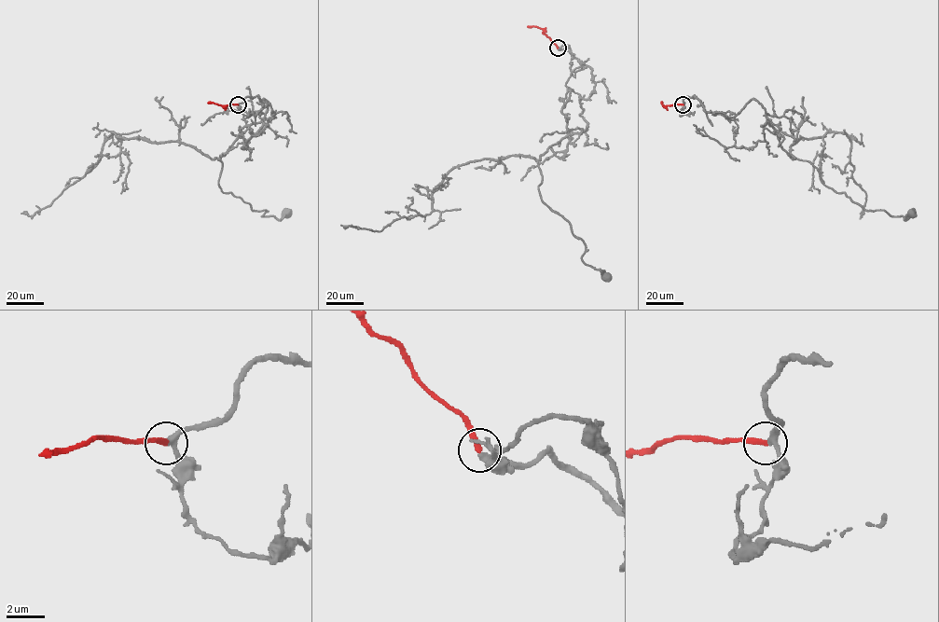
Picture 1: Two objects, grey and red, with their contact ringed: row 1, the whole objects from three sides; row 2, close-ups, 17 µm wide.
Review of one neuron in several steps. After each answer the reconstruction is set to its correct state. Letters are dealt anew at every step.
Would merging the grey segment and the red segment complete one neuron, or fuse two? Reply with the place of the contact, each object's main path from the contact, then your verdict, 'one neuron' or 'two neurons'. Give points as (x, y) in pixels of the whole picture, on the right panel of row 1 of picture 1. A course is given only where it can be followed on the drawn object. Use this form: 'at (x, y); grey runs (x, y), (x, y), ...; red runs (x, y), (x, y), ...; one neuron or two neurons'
at (683, 104); grey runs (683, 104), (694, 96), (734, 118), (754, 99), (780, 145), (825, 185), (864, 209), (912, 214); red runs (683, 104), (664, 106), (661, 103); one neuron

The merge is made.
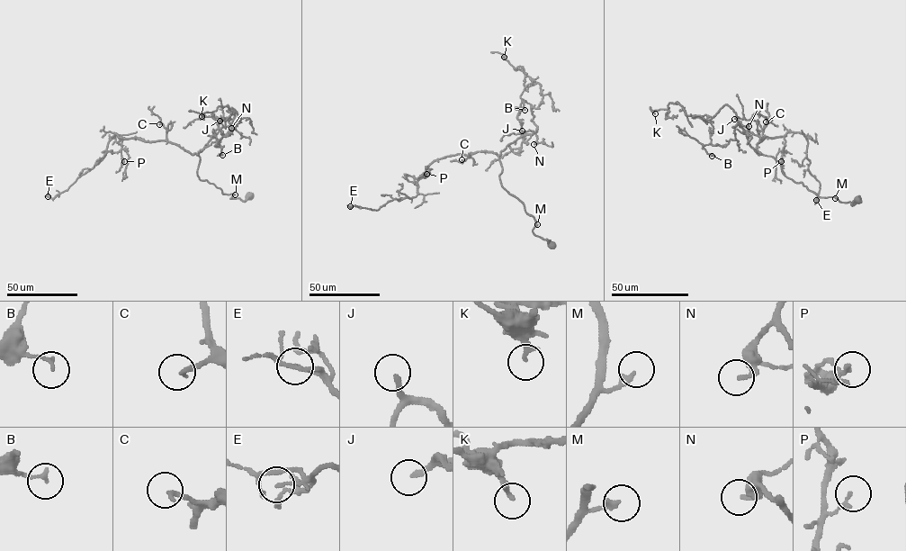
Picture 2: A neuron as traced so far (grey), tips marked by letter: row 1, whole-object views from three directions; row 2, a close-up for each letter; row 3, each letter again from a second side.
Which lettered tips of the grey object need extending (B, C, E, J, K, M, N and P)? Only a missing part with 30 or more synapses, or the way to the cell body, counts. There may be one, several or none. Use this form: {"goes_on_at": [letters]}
{"goes_on_at": ["J"]}

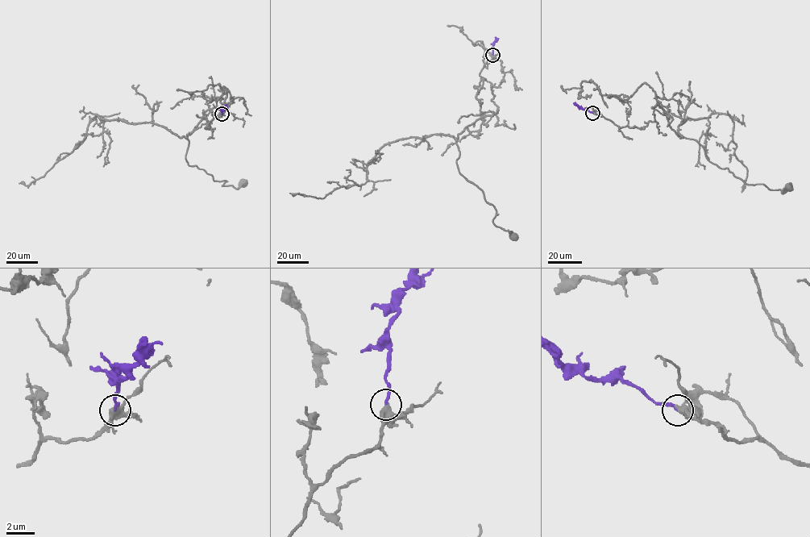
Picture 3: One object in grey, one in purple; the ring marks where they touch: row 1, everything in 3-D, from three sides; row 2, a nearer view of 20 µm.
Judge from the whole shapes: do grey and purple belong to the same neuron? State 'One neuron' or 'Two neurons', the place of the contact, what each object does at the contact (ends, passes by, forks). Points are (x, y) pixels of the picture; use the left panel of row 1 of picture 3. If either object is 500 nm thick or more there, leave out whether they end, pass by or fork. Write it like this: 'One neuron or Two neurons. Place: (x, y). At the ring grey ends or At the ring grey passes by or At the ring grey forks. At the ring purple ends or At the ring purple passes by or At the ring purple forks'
One neuron. Place: (222, 114)

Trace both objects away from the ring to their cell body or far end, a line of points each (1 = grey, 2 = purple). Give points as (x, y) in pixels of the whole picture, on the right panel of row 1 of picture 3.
1: (592, 113), (641, 128), (658, 103), (677, 134), (720, 168), (745, 183), (789, 188)
2: (592, 113), (574, 103)

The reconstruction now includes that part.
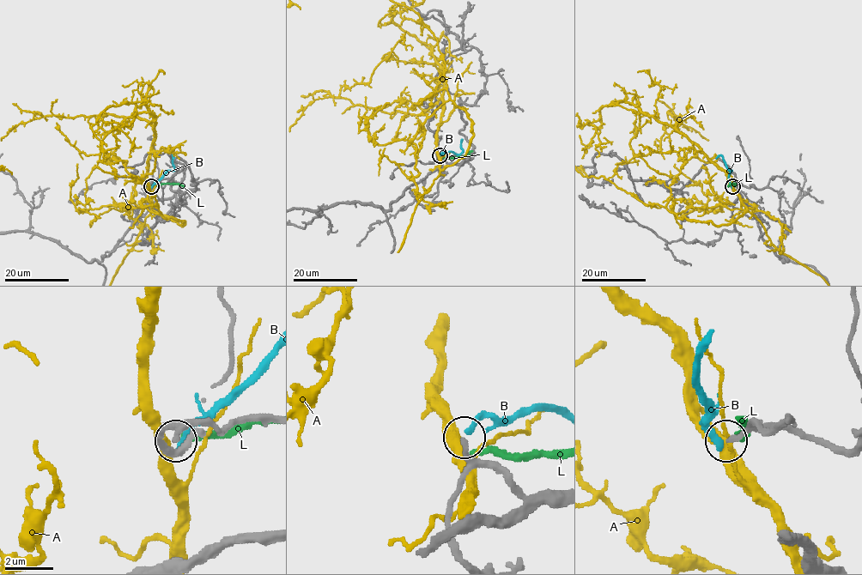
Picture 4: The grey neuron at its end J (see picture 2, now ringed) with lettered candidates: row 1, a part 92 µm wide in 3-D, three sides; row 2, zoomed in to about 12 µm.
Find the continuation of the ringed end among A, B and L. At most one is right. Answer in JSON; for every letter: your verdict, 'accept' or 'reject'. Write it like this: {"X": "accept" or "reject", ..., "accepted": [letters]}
{"A": "reject", "B": "reject", "L": "reject", "accepted": []}

